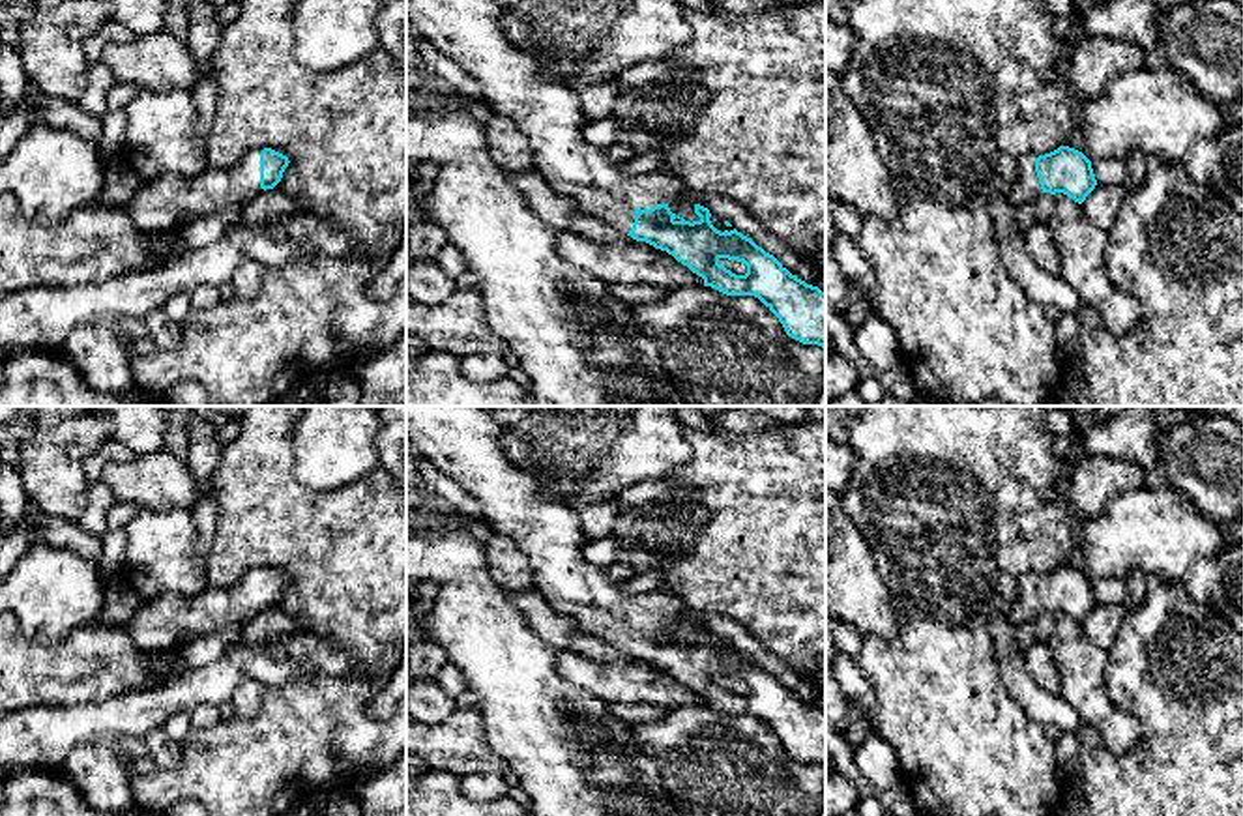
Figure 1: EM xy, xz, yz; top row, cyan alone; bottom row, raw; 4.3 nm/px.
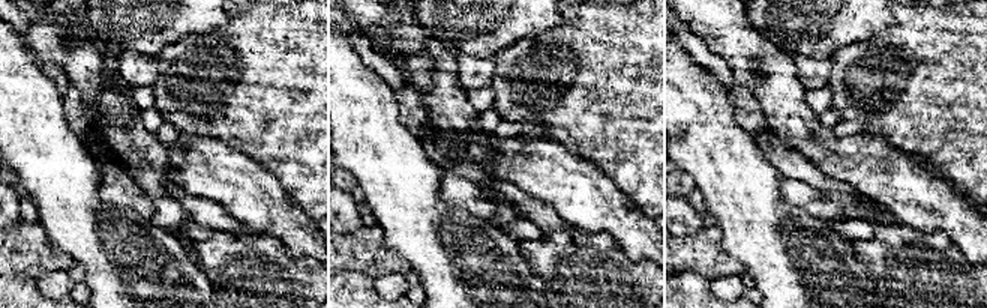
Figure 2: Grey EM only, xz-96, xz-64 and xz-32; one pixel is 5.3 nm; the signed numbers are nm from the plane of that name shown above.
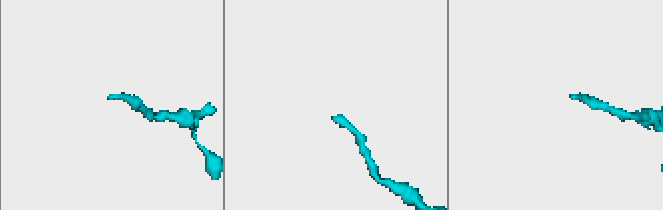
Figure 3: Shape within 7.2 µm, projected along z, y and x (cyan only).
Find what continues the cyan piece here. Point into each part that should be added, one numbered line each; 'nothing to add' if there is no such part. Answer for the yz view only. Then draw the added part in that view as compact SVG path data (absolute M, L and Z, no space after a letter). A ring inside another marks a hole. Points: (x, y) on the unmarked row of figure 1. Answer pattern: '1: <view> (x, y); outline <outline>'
1: yz (1026, 609); outline M1024 573L1018 578L1018 599L1011 608L1009 621L1016 627L1020 623L1033 621L1043 612L1037 591L1035 578L1037 573Z

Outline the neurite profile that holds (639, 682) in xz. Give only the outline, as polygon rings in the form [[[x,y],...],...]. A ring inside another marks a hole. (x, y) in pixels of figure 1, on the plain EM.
[[[560,649],[556,670],[603,702],[648,704],[665,709],[670,706],[704,706],[702,696],[646,661],[603,664],[578,651]]]

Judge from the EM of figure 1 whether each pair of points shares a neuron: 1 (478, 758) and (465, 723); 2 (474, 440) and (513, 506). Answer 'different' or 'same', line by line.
1: same
2: same

